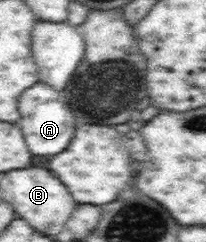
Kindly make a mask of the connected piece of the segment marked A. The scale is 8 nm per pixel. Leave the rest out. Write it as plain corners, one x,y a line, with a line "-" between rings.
35,83
19,97
19,112
21,118
16,124
22,130
32,155
38,155
38,157
57,156
71,144
74,131
77,128
78,117
70,111
62,91
56,91
44,83

